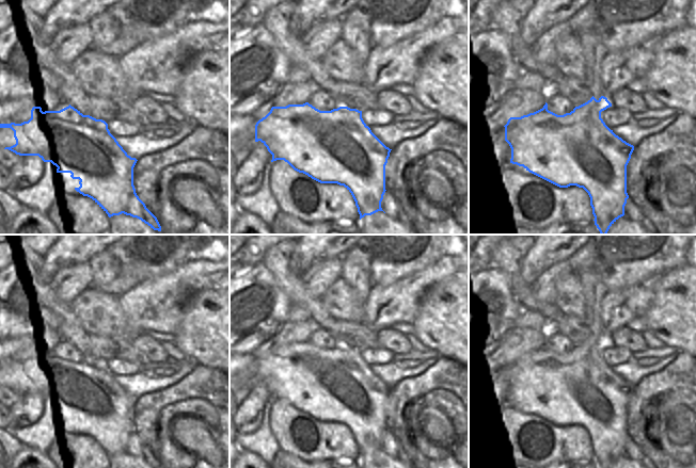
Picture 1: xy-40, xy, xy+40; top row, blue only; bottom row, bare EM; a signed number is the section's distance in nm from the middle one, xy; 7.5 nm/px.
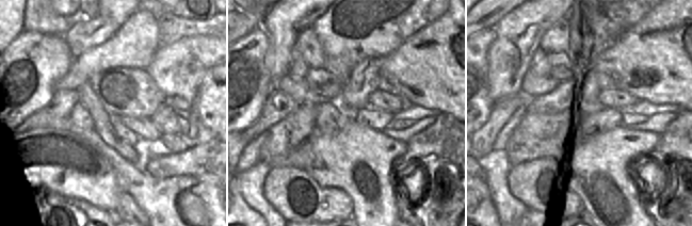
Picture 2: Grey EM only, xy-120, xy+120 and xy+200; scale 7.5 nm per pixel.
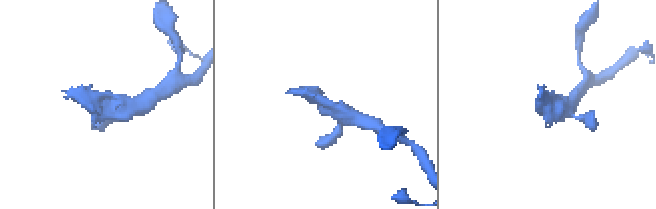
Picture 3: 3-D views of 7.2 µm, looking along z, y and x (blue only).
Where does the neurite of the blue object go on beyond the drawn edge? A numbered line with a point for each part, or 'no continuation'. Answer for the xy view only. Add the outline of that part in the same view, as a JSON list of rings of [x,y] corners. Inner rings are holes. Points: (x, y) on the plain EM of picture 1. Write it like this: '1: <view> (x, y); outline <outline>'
1: xy (265, 348); outline [[[267,340],[264,343],[262,343],[253,353],[253,355],[255,356],[255,358],[258,360],[259,358],[262,358],[263,356],[265,356],[271,349],[272,346],[272,342],[271,340]]]

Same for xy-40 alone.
1: xy-40 (6, 373); outline [[[0,367],[0,388],[11,386],[15,383],[14,370],[11,367]]]

